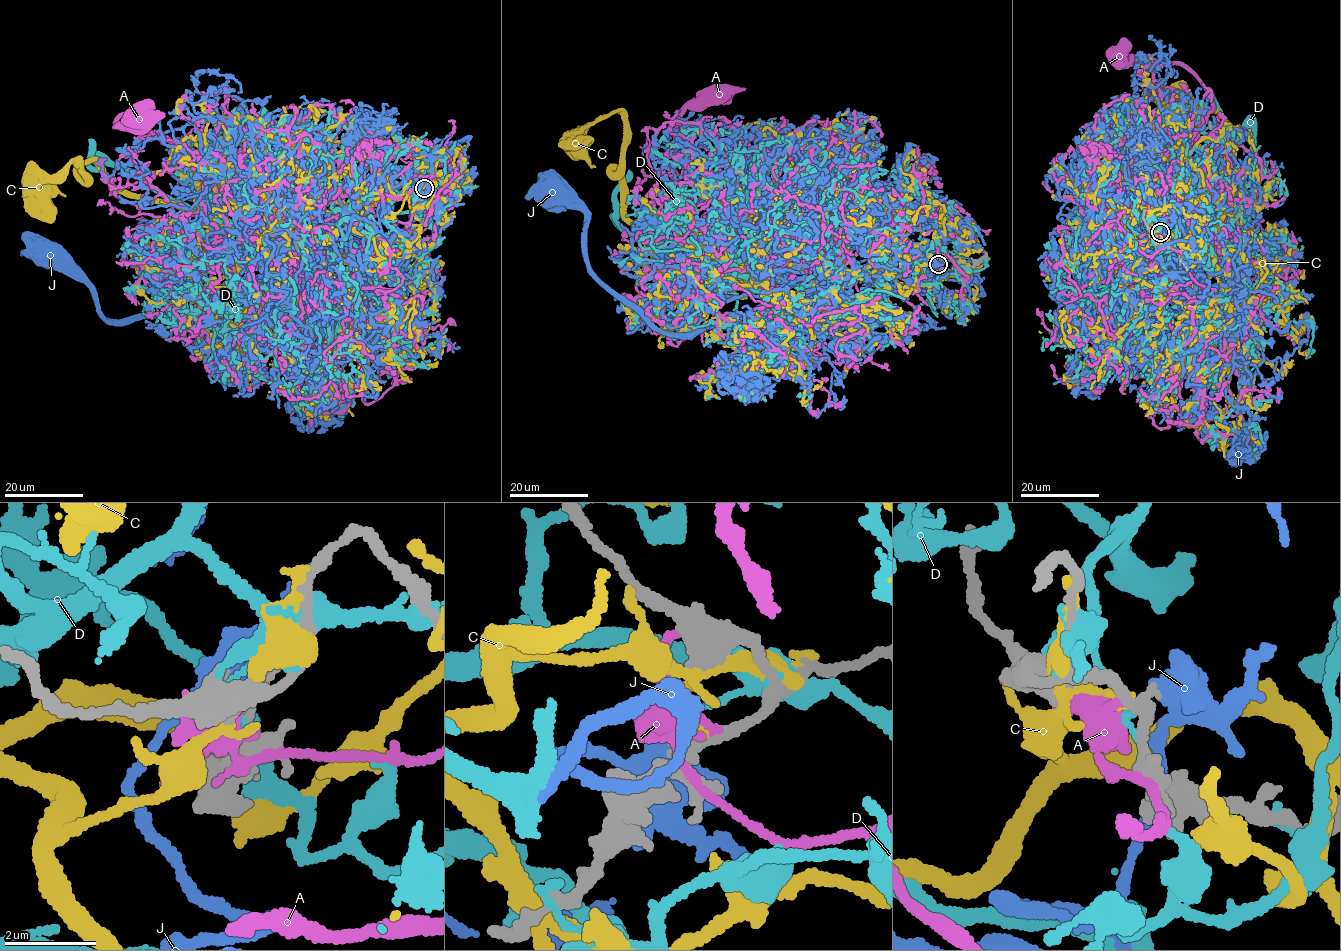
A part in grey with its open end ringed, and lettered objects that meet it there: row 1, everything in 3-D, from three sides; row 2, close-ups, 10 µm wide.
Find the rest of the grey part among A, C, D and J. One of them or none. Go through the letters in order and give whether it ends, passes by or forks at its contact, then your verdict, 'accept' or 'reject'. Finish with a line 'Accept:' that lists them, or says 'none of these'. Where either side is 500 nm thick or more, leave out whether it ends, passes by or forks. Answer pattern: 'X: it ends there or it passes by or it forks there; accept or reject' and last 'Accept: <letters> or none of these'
A: it ends there; reject
C: it ends there; reject
D: it ends there; reject
J: accept
Accept: J

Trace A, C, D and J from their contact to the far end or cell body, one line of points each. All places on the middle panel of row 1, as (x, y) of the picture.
A: (941, 264), (967, 278), (935, 222), (894, 198), (774, 233), (738, 201), (692, 198), (677, 126), (717, 94)
C: (941, 264), (887, 257), (856, 232), (764, 267), (701, 254), (629, 222), (611, 172), (623, 115), (574, 142)
D: (939, 264), (854, 227), (753, 286), (788, 231), (792, 245), (814, 249), (822, 204), (851, 230), (860, 222)
J: (938, 264), (862, 299), (781, 288), (747, 313), (672, 334), (591, 270), (588, 219), (556, 204), (559, 193)

